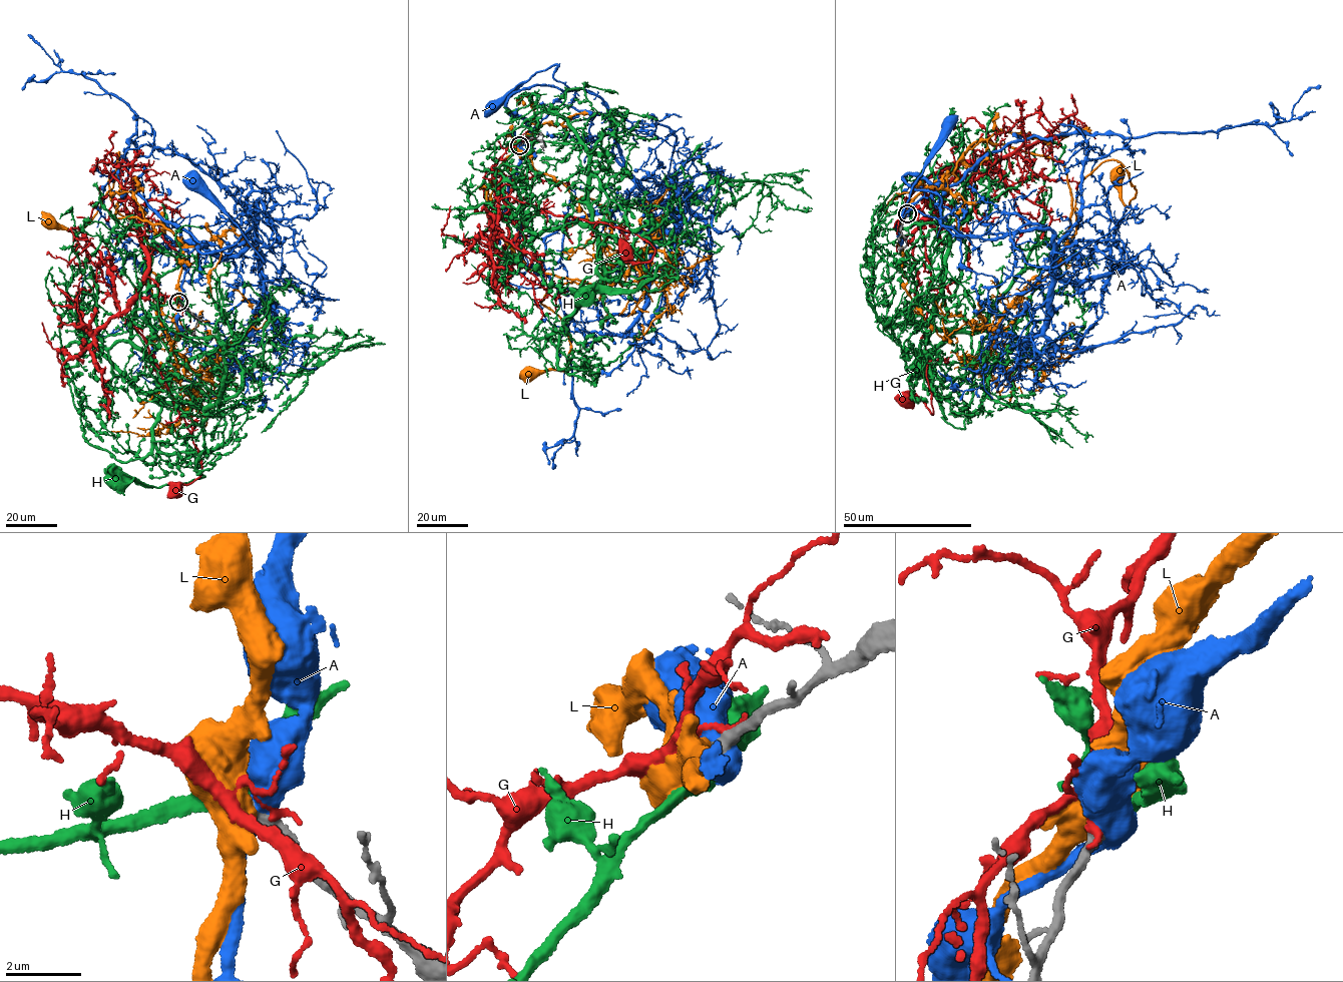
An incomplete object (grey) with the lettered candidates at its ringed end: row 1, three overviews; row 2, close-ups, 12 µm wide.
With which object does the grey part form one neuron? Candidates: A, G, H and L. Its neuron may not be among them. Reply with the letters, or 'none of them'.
H

